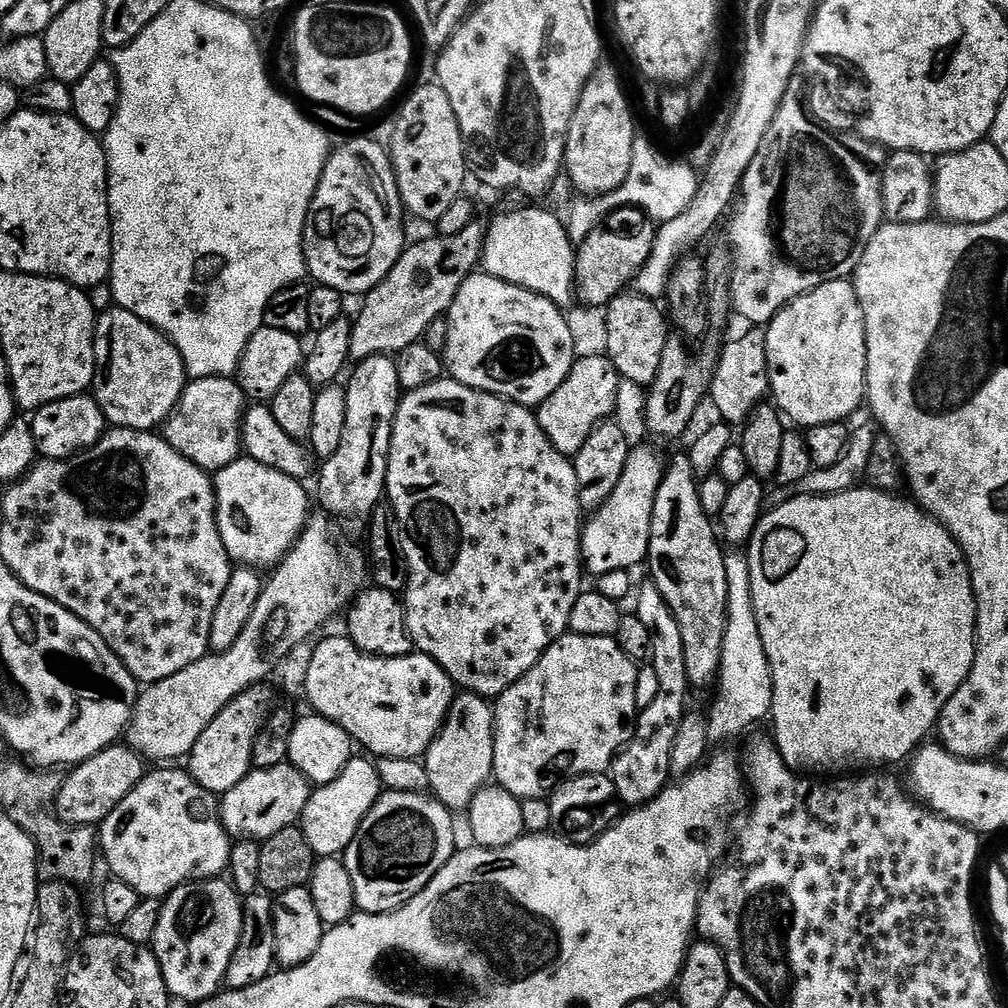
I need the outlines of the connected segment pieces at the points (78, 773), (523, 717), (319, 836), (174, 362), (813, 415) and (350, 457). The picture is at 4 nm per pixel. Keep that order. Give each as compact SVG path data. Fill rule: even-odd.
M109 746L103 748L98 754L94 754L89 760L83 760L71 769L69 776L63 777L60 785L60 793L56 796L55 811L69 824L86 824L89 826L99 825L120 803L140 785L146 775L145 757L137 749L131 746Z
M565 634L546 649L542 654L542 658L548 658L548 662L546 662L546 680L528 680L523 676L518 682L511 684L494 704L496 713L496 741L494 742L494 766L492 767L494 780L499 787L506 789L510 794L520 797L521 801L541 799L545 794L551 793L561 782L571 780L573 776L595 776L607 773L613 767L618 753L628 744L630 725L638 716L636 706L638 665L635 660L631 660L624 653L619 639L615 635L578 636Z
M360 754L353 755L352 761L342 770L342 774L334 778L334 782L319 785L306 802L302 827L304 836L317 857L339 857L347 852L350 842L354 842L358 834L361 822L366 818L366 814L370 814L376 800L381 796L379 767L371 759L368 760L363 760Z
M121 307L101 315L98 328L102 345L98 364L102 375L95 385L94 396L106 410L107 419L116 426L141 430L163 425L190 380L176 345L160 329Z
M833 278L821 288L815 288L792 301L767 325L768 383L771 399L788 420L790 418L794 423L801 424L804 430L847 421L848 408L861 407L856 396L866 396L866 385L860 380L860 360L852 364L852 372L848 372L848 368L840 372L840 364L836 364L836 360L840 360L840 344L852 344L852 340L860 340L860 336L848 336L848 332L856 328L856 311L861 307L855 287L849 281L847 284L840 278Z
M373 354L355 367L352 388L347 389L344 437L335 454L323 461L324 469L320 472L320 500L325 510L345 512L348 516L371 513L385 499L388 455L392 449L392 427L396 421L400 388L396 360L391 355Z

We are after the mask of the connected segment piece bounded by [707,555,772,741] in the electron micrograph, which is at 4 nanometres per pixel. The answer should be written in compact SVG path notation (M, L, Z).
M729 555L726 563L728 566L728 621L724 631L724 645L718 673L720 701L712 708L712 720L707 721L708 734L713 741L734 739L739 732L754 727L763 716L765 719L772 711L772 667L768 661L766 646L762 646L762 634L758 630L758 618L754 614L748 562L743 555Z

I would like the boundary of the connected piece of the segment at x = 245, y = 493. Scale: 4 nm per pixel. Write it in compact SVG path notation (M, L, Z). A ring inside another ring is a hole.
M241 458L230 466L215 473L216 485L216 521L222 534L222 542L233 561L257 570L264 570L267 564L279 565L291 552L297 540L304 534L310 523L308 516L308 492L295 476L287 476L262 462L251 458Z

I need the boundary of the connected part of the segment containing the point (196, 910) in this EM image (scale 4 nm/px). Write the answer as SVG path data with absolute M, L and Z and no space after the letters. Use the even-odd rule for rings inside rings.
M201 878L193 879L191 882L185 882L172 892L168 893L166 899L160 904L160 917L158 918L158 926L154 930L150 941L151 947L154 949L157 958L160 959L160 968L164 971L164 981L168 987L169 993L173 997L176 996L180 1000L189 1000L192 1006L199 1005L201 1000L209 1000L210 997L221 991L222 985L228 978L228 967L232 964L232 959L236 956L236 951L240 945L240 939L244 933L244 902L241 893L236 891L236 885L228 878Z

